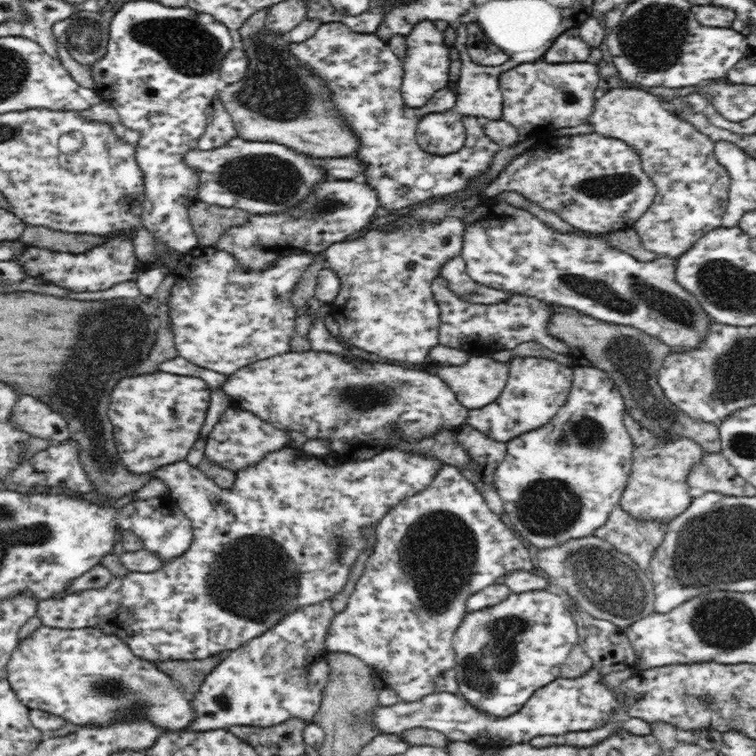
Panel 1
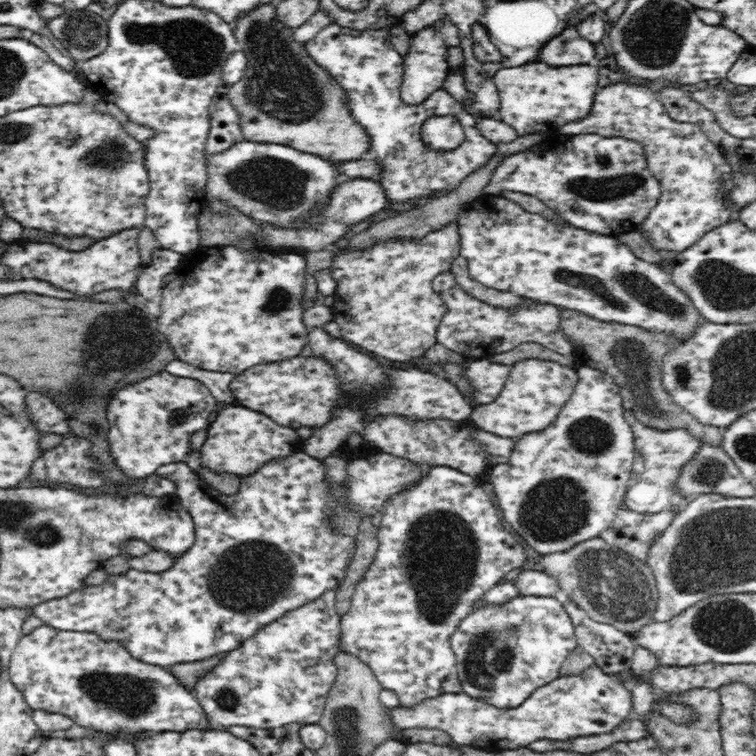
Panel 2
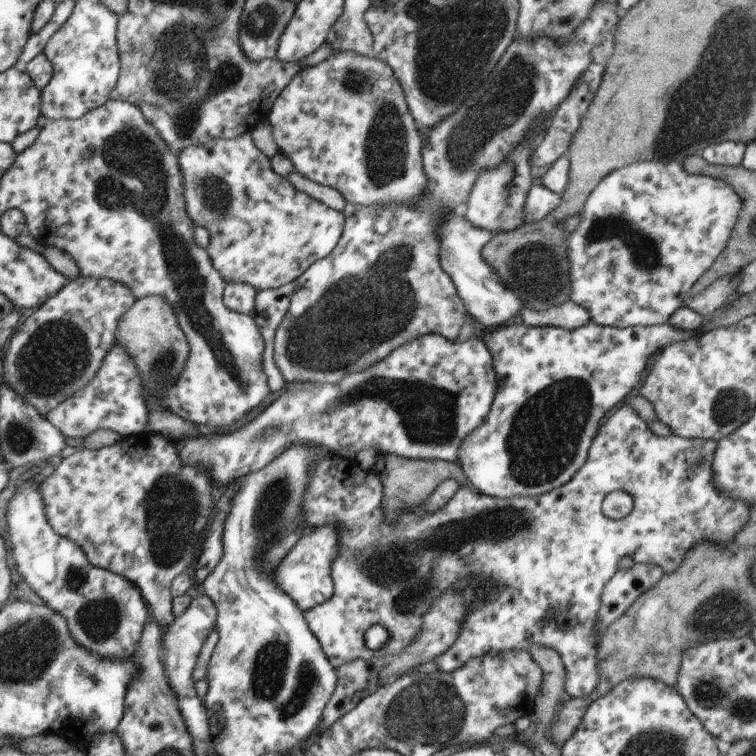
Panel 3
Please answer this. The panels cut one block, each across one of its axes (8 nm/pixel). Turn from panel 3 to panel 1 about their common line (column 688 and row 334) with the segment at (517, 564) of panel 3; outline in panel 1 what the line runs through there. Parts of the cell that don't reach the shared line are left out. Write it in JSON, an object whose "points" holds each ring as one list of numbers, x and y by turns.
{"points":[[436,277,431,284,432,296,440,309,439,342,442,346,456,348,470,355,497,355,499,351,510,351,519,345,536,343,552,352,568,355,566,343,550,335,546,324,550,320,550,305,531,296,512,293,510,298,494,304,474,304,454,295,444,279]]}

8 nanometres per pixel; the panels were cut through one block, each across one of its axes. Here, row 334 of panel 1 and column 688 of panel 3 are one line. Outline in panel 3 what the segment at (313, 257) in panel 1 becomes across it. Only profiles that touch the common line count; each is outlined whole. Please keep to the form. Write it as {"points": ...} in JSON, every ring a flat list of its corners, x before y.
{"points":[[655,160,637,162,637,164,631,164,627,168,621,168,621,170,615,170,611,174,607,174,593,188,593,192,587,196,584,207,579,214,579,225,575,228,575,231,570,234,566,232,565,235,565,242,568,244,566,247,568,250,568,265,570,266,568,276,571,302,577,306,582,306,588,312,590,320,601,326,622,329,625,327,646,327,667,323,667,319,671,314,683,306,691,285,713,264,721,250,726,248,731,230,734,229,735,221,738,220,740,208,741,199,739,195,735,194,735,191,724,181,704,175,687,174,681,164,677,164,677,162,669,162,669,164,667,162,655,162]]}

